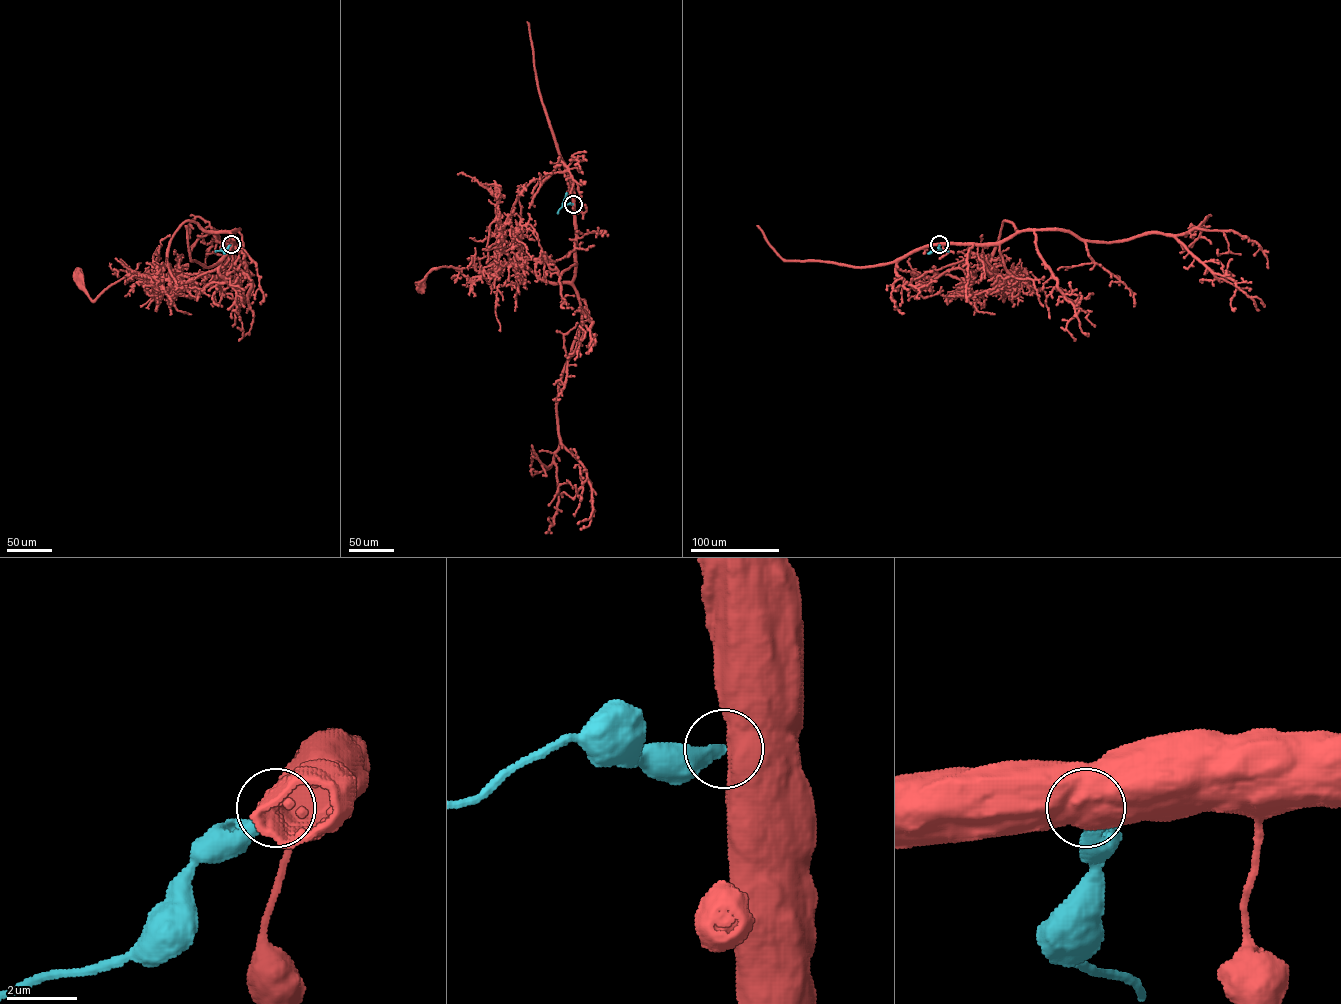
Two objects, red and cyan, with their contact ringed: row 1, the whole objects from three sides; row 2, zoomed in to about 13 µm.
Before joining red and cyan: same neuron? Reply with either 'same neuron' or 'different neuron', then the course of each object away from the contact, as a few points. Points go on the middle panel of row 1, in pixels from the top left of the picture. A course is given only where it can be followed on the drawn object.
different neuron; red runs (573, 204), (575, 277), (571, 281), (545, 282), (502, 252), (487, 266), (433, 268), (422, 285); cyan runs (573, 204), (562, 204), (567, 192)

